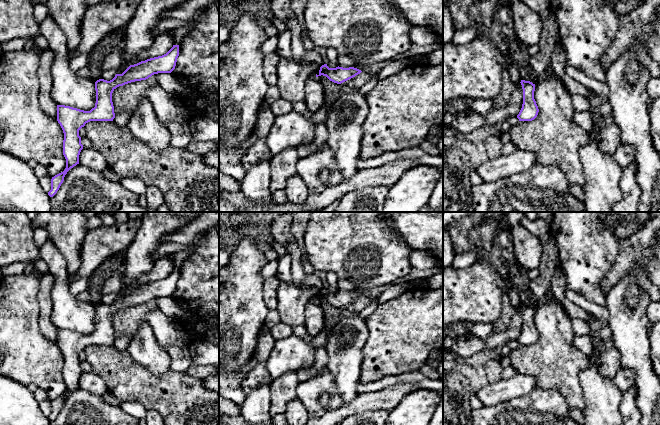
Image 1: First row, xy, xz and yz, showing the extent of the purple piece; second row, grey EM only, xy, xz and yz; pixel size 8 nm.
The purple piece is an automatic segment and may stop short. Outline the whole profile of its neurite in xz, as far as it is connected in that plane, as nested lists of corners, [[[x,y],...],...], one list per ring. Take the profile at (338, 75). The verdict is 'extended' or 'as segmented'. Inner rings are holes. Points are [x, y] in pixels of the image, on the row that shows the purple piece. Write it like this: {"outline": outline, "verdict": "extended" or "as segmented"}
{"outline": [[[324,64],[320,67],[319,74],[316,74],[316,77],[318,76],[326,76],[330,81],[341,84],[356,75],[360,74],[362,71],[354,68],[343,68],[343,67],[336,67],[336,68],[329,68],[327,64]]], "verdict": "as segmented"}

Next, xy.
{"outline": [[[173,45],[166,54],[130,65],[122,74],[116,74],[110,81],[97,80],[95,82],[96,103],[90,111],[57,105],[57,121],[64,133],[63,155],[66,159],[66,168],[52,177],[51,190],[48,192],[50,197],[57,193],[67,172],[79,164],[79,155],[83,149],[79,130],[90,121],[113,121],[115,118],[113,91],[119,86],[146,80],[154,74],[171,73],[175,69],[178,56],[179,45]]], "verdict": "as segmented"}

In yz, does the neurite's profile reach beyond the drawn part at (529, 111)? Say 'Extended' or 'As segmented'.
As segmented

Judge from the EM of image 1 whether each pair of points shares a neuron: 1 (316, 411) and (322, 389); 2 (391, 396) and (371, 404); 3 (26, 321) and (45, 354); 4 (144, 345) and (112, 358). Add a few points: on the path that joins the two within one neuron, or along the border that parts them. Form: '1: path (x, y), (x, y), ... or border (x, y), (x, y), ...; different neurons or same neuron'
1: path (316, 406), (316, 398), (319, 394); same neuron
2: path (386, 399), (376, 400); same neuron
3: path (26, 329), (26, 335), (37, 346); same neuron
4: border (126, 350), (133, 359), (146, 367); different neurons

